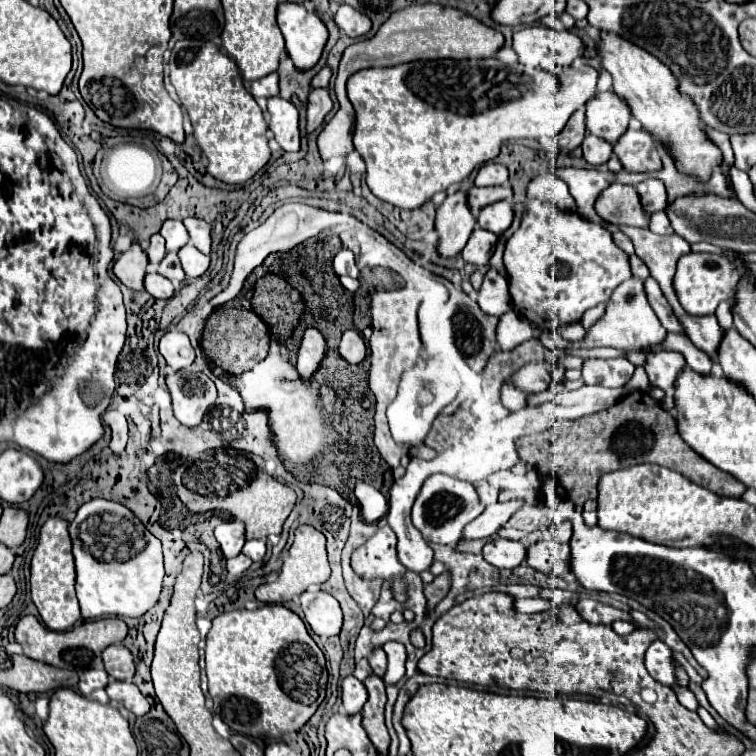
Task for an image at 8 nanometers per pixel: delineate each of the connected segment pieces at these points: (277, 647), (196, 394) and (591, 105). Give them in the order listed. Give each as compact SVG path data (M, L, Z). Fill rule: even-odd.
M264 605L264 607L258 607L254 611L246 611L246 609L242 609L242 611L228 611L228 613L218 615L212 621L212 629L206 635L206 677L208 677L208 693L210 693L212 701L214 701L214 713L220 715L220 717L224 717L224 723L232 731L242 733L242 735L250 735L250 737L260 737L260 735L268 733L274 739L280 739L280 733L288 733L288 731L302 729L302 725L314 715L314 711L318 709L318 705L322 703L324 693L326 693L328 671L326 671L324 653L314 643L314 639L308 635L308 629L306 629L304 621L294 611L286 609L284 605Z
M188 369L168 375L166 385L172 395L174 417L186 427L196 427L218 397L210 377Z
M614 91L598 93L586 103L586 125L596 137L616 143L620 135L628 129L630 107Z

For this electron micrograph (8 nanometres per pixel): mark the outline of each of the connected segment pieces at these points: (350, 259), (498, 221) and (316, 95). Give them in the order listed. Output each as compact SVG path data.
M342 249L336 257L334 257L334 271L338 275L350 275L350 277L358 277L358 267L354 261L354 253L348 249Z
M498 201L494 205L486 205L478 215L478 225L496 235L502 235L512 223L512 205L508 201Z
M328 87L314 89L310 93L310 101L308 101L308 125L306 125L306 129L314 131L318 125L322 125L324 117L332 111L332 107L334 107L334 101L330 97L330 89Z

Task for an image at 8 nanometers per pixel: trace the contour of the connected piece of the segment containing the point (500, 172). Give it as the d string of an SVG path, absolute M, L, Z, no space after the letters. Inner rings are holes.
M486 163L478 169L474 179L476 187L492 187L492 185L506 185L508 183L508 169L498 163Z

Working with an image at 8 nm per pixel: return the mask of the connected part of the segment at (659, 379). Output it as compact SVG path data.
M658 351L650 353L646 357L646 373L652 385L672 391L674 389L674 377L680 373L680 369L686 365L682 353L676 351Z

